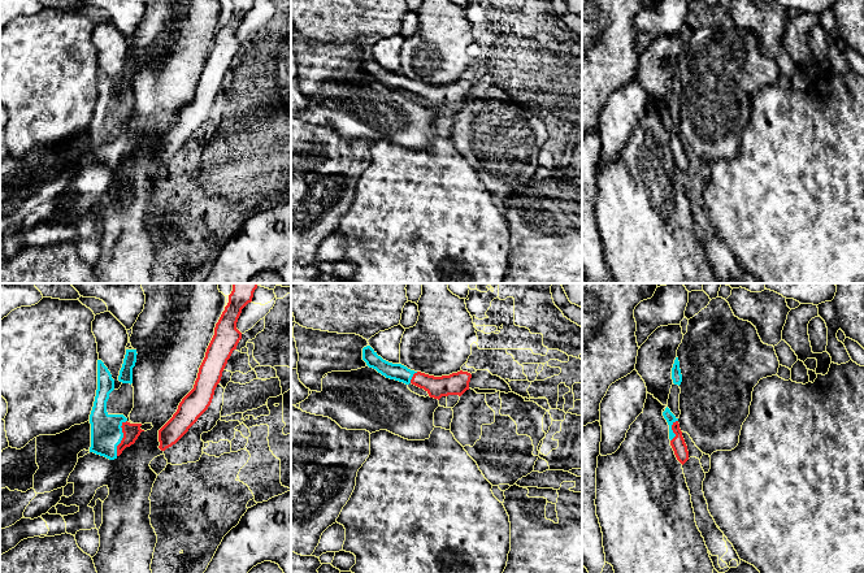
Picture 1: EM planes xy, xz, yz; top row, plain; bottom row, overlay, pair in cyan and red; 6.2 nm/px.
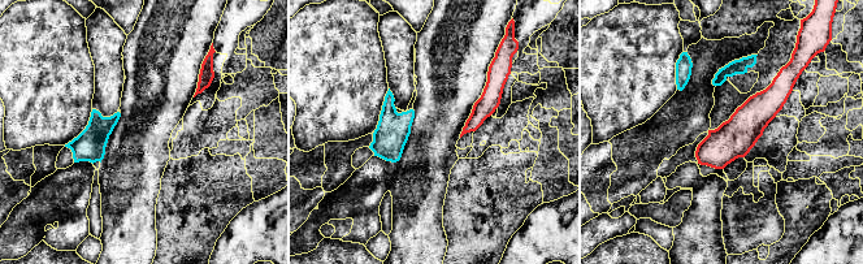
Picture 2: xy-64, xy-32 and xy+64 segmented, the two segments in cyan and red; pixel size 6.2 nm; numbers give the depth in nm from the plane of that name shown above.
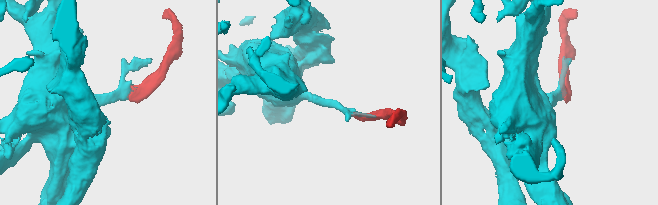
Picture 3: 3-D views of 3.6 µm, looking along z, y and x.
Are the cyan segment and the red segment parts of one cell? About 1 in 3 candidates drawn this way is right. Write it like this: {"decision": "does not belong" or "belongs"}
{"decision": "belongs"}

